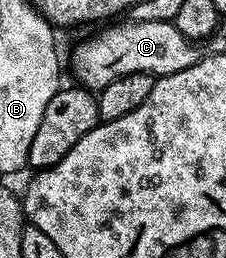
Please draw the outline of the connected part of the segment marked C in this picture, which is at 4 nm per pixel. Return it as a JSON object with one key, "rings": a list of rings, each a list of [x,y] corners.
{"rings":[[[122,20],[119,26],[110,26],[114,24],[106,24],[99,34],[94,34],[91,38],[86,38],[74,50],[74,55],[70,58],[70,66],[74,69],[75,83],[81,84],[85,89],[91,92],[103,90],[108,84],[112,84],[112,80],[116,80],[120,76],[128,76],[128,72],[148,72],[155,76],[171,74],[172,72],[184,72],[184,68],[192,68],[192,64],[196,64],[200,57],[199,43],[193,42],[188,36],[184,36],[184,32],[180,32],[180,28],[176,28],[173,21],[169,22],[131,22]]]}

